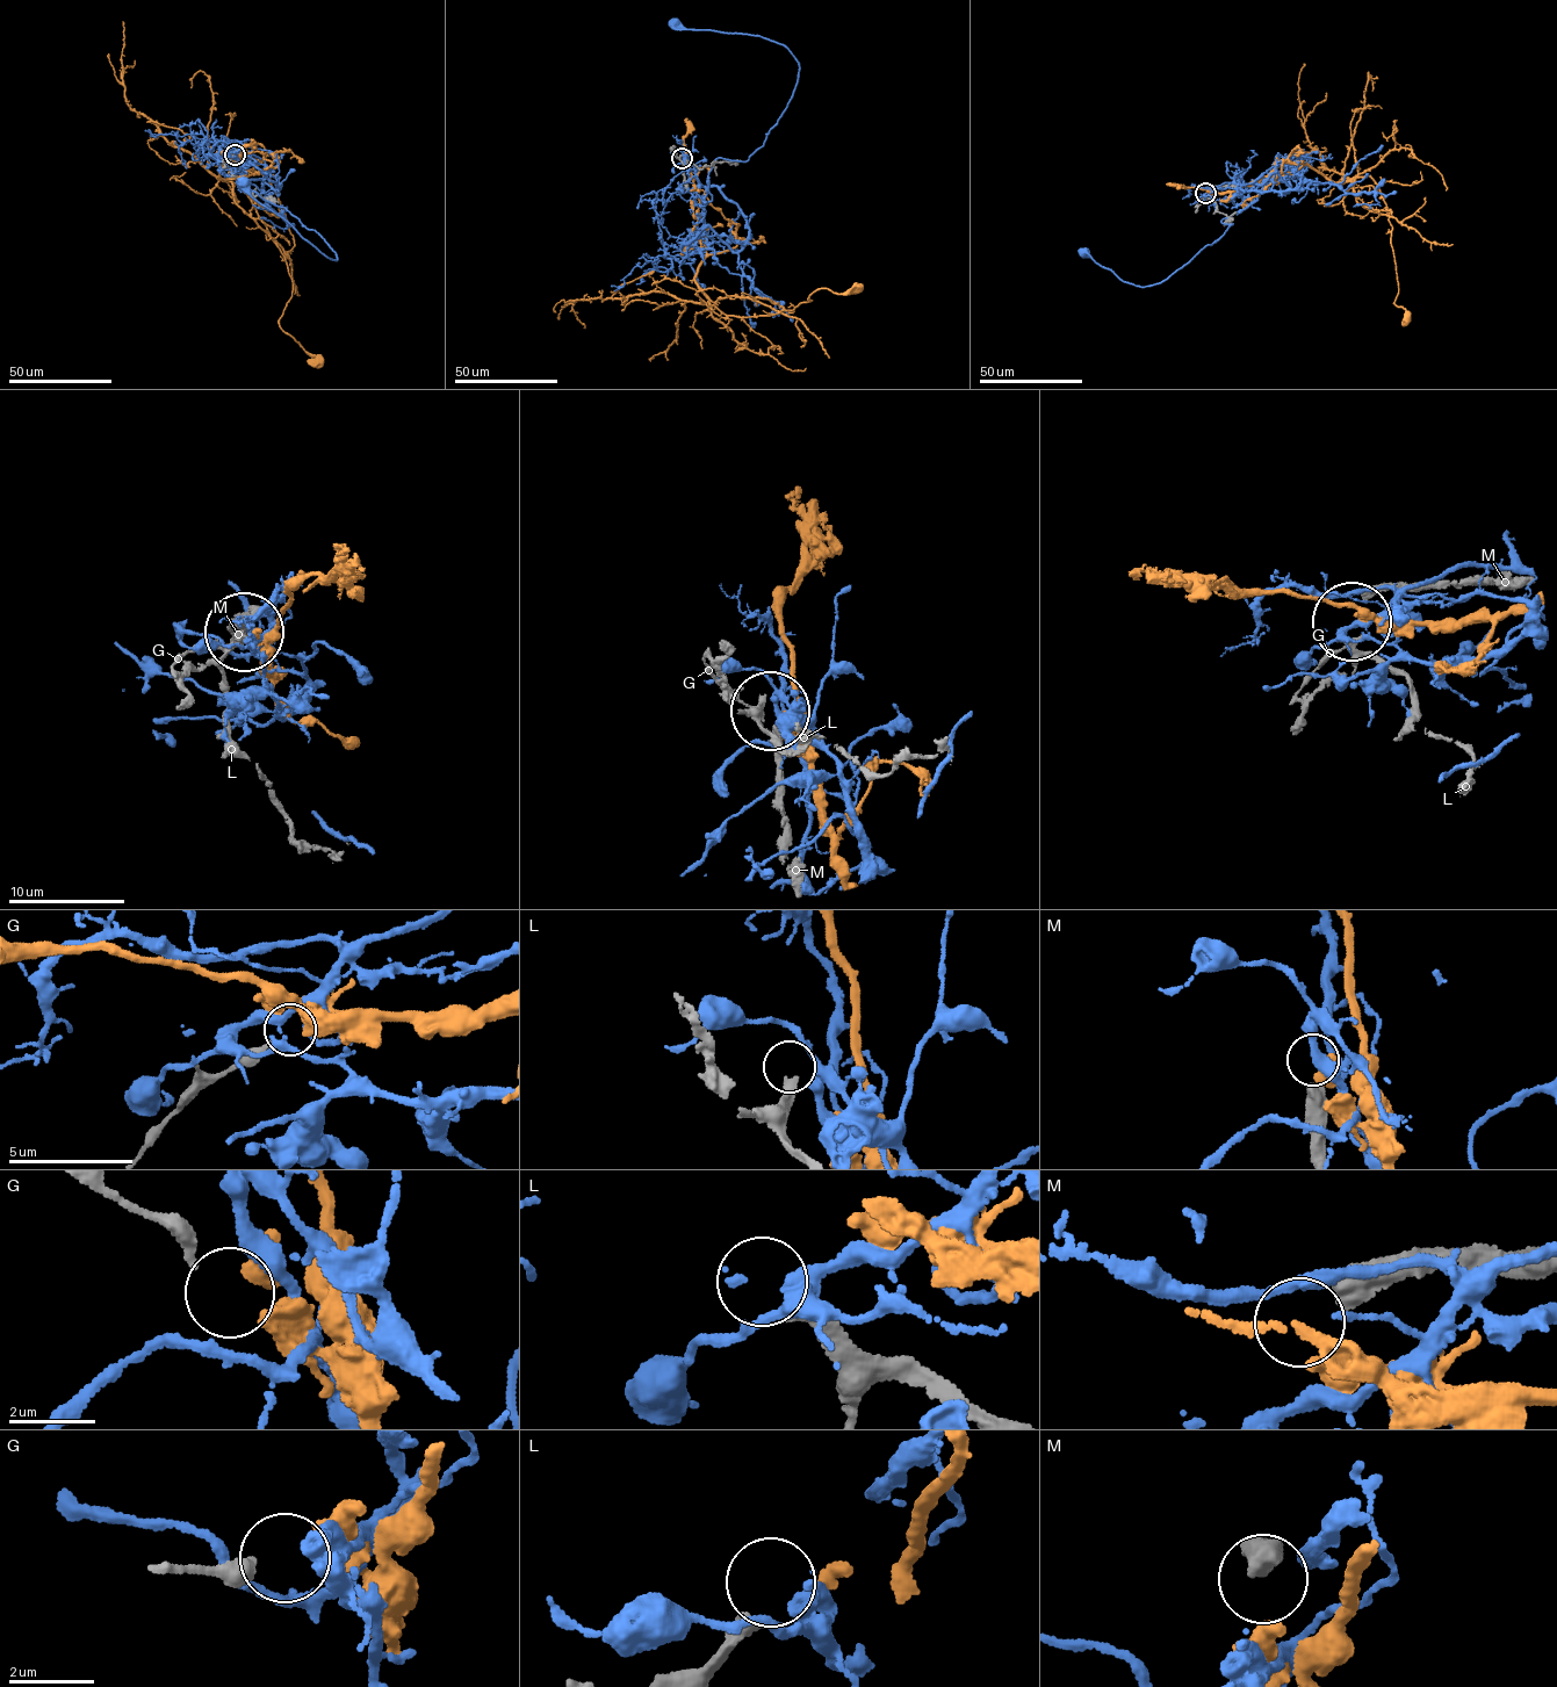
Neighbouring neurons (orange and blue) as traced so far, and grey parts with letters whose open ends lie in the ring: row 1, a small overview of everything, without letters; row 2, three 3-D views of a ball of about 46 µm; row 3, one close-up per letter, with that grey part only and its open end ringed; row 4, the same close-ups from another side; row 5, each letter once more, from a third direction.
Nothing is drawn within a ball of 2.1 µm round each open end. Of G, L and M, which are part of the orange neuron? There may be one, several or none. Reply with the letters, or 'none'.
G

